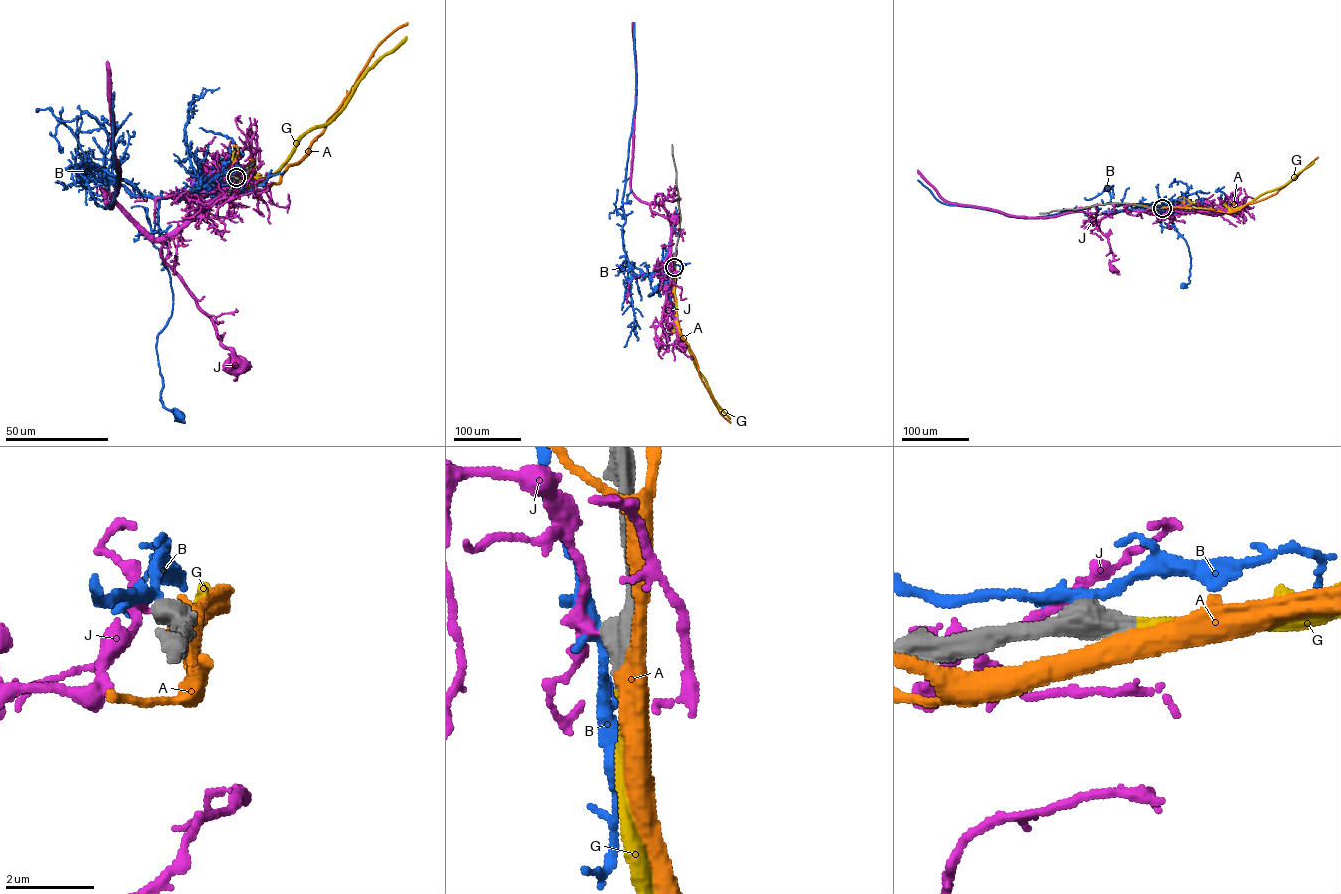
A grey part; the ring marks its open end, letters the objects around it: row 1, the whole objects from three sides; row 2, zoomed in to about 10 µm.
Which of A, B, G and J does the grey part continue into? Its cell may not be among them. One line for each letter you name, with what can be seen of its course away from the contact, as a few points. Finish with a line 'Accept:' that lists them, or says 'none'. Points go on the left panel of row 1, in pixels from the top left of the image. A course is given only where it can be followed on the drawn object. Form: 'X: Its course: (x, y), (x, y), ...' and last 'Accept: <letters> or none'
G: Its course: (236, 177), (243, 179), (243, 187), (248, 189), (273, 174), (299, 140), (336, 115), (365, 74), (406, 36)
Accept: G

